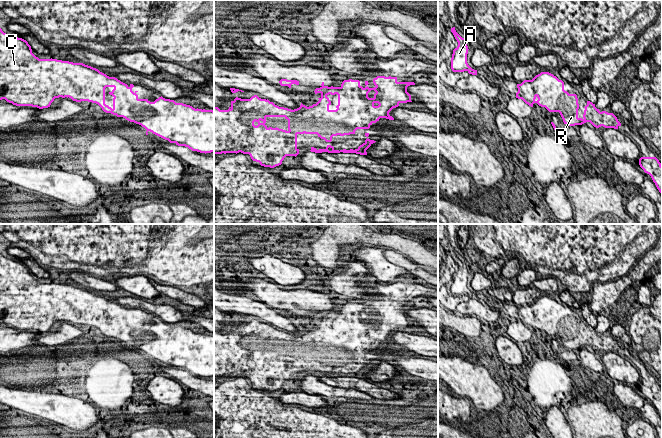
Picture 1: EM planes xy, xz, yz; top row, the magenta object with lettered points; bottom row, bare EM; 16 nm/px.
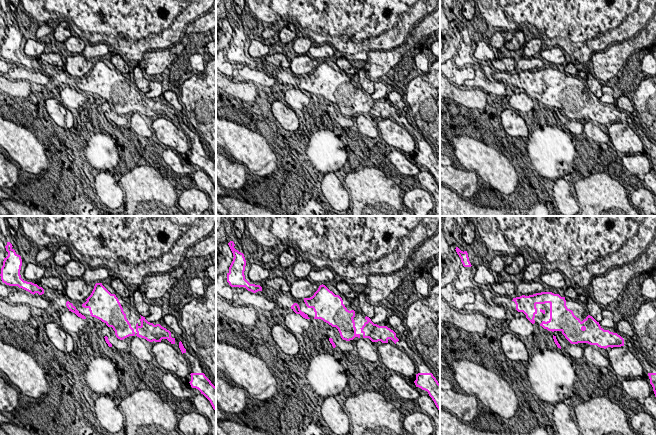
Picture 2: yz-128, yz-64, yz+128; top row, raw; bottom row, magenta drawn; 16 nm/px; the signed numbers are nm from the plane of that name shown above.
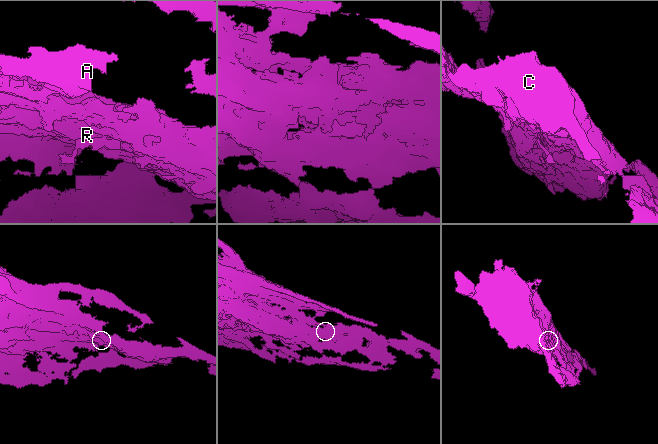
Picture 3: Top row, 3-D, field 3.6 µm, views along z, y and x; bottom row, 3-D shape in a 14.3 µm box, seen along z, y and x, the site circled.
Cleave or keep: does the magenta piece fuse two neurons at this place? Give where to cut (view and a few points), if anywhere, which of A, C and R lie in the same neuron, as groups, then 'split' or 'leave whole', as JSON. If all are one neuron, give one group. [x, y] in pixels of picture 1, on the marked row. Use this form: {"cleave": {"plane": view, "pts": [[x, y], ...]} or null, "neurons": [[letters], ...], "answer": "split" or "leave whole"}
{"cleave": null, "neurons": [["A", "C", "R"]], "answer": "leave whole"}

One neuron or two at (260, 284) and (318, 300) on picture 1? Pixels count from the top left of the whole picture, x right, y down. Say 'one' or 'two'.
one

